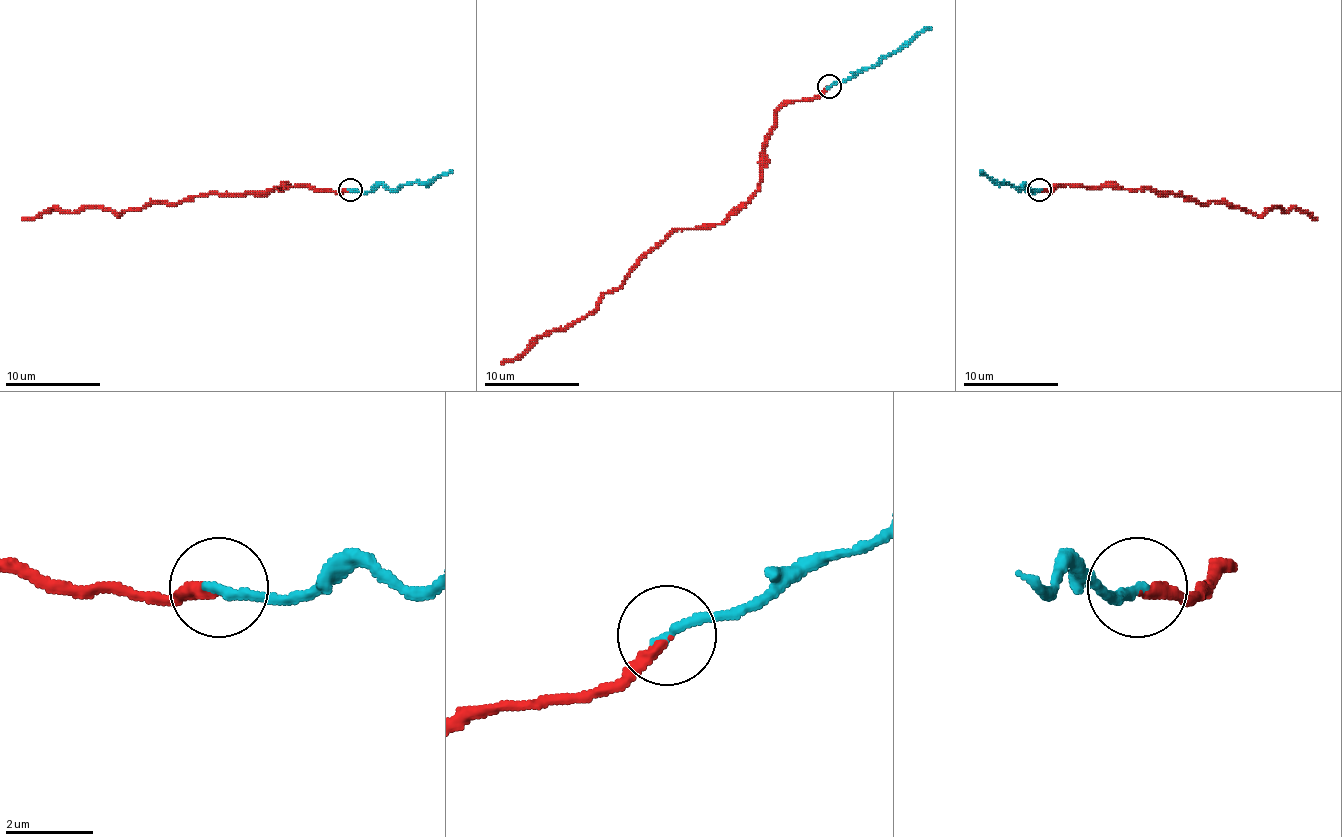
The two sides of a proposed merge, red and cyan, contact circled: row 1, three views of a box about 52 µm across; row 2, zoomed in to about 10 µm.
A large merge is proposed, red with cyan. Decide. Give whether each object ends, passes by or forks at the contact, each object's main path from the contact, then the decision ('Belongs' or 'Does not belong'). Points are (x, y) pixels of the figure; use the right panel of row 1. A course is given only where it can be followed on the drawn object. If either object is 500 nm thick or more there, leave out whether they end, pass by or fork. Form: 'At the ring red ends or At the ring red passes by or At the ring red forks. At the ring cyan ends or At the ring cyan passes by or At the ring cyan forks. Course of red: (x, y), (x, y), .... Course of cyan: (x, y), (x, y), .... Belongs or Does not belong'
At the ring red ends. At the ring cyan ends. Course of red: (1039, 191), (1065, 184), (1153, 189), (1260, 215), (1293, 208), (1317, 220). Course of cyan: (1039, 189), (1032, 191), (1025, 184), (1020, 189), (1008, 182), (994, 182), (980, 170). Belongs

